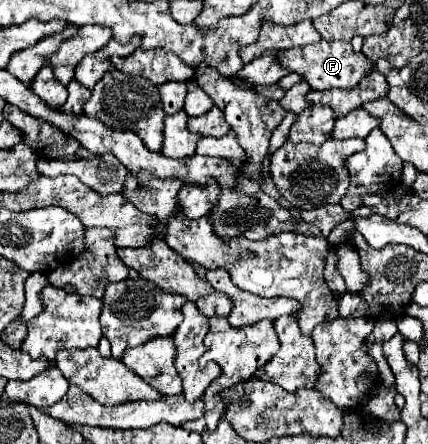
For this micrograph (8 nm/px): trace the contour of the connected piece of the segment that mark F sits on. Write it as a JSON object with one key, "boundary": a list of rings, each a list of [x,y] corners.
{"boundary":[[[326,40],[312,44],[312,46],[298,46],[290,48],[286,52],[280,52],[278,60],[282,66],[286,66],[290,72],[300,74],[306,82],[310,82],[312,90],[330,90],[330,88],[354,88],[364,76],[370,74],[374,64],[364,56],[356,54],[350,46],[350,42],[338,42],[330,44]]]}

